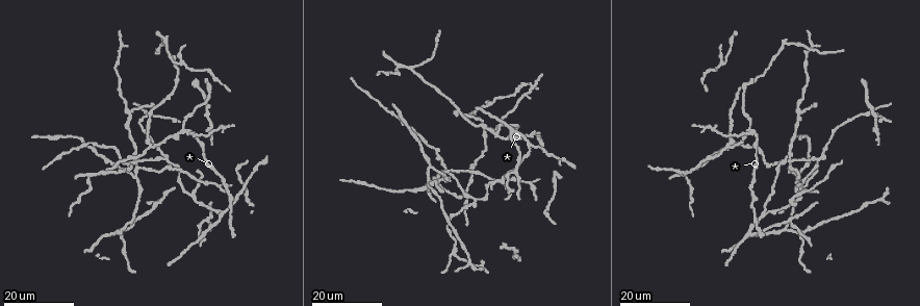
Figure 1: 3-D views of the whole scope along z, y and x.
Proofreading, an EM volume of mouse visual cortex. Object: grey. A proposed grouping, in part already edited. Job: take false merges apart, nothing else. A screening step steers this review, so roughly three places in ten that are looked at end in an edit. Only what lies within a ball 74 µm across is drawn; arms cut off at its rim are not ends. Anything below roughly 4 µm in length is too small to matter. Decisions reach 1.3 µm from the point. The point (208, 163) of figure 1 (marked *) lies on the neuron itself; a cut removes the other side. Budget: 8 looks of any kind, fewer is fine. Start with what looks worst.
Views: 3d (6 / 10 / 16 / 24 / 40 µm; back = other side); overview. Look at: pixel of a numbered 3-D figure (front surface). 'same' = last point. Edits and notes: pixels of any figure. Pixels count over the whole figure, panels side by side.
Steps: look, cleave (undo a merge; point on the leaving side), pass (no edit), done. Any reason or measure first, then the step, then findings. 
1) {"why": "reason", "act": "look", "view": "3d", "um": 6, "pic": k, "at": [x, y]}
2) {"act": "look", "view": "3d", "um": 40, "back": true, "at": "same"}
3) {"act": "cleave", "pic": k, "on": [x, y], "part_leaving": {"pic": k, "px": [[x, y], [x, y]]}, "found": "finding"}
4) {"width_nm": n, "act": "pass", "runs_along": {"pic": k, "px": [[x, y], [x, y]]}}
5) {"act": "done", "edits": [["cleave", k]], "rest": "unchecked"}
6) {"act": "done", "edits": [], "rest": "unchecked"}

{"why": "branch point", "act": "look", "view": "3d", "um": 24, "pic": 1, "at": [165, 161]}

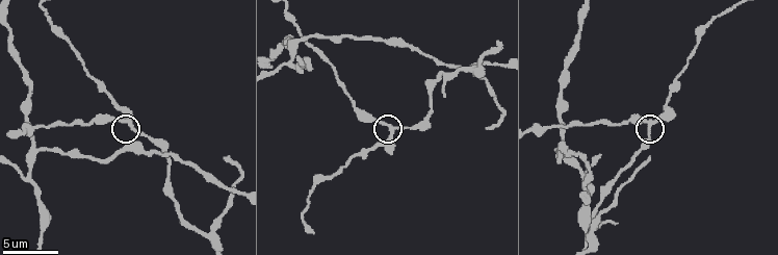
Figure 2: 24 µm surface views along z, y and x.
{"act": "look", "view": "3d", "um": 6, "pic": 2, "at": [130, 120]}

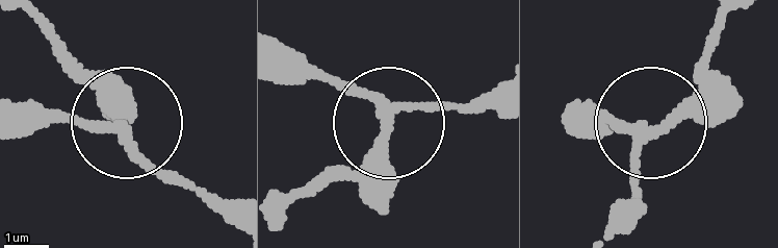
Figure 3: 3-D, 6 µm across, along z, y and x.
{"width_nm": 240, "act": "cleave", "pic": 3, "on": [108, 104], "part_leaving": {"pic": 3, "px": [[130, 141], [67, 118], [22, 118]]}, "found": "two neurons meet here"}

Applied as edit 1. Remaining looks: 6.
{"why": "arms part here", "act": "look", "view": "3d", "um": 24, "pic": 1, "at": [458, 109]}

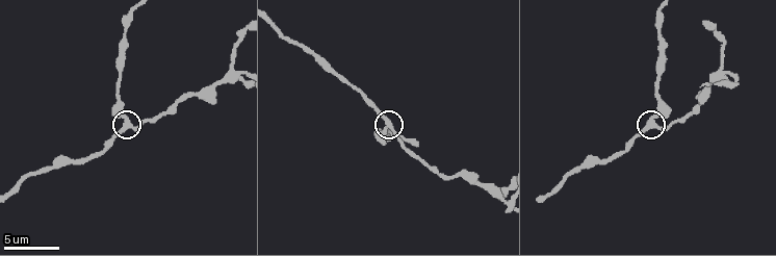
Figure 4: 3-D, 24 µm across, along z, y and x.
{"act": "look", "view": "3d", "um": 6, "pic": 4, "at": [128, 117]}

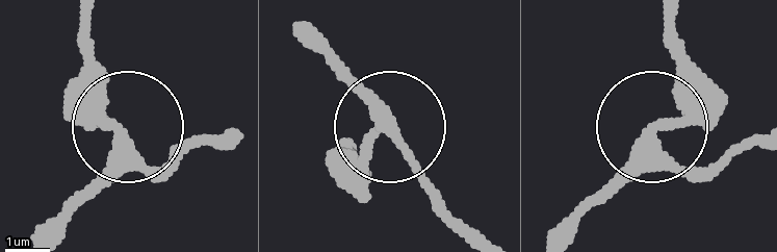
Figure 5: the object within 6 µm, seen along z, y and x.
{"act": "pass", "runs_along": {"pic": 5, "px": [[474, 238], [310, 41]]}, "found": "continuous, no second neuron"}

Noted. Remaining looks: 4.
{"act": "look", "view": "3d", "um": 24, "pic": 1, "at": [800, 238]}

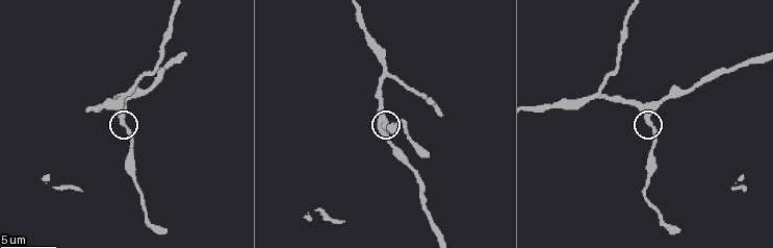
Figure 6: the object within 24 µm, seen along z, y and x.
{"why": "closer look", "act": "look", "view": "3d", "um": 6, "pic": 6, "at": [648, 117]}

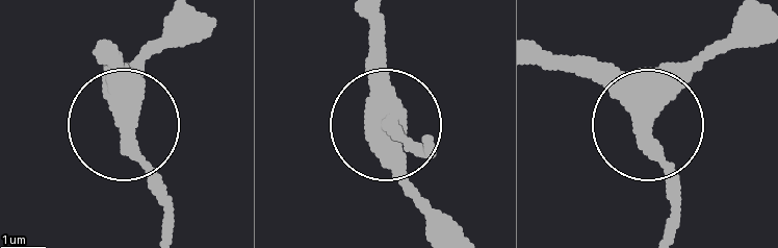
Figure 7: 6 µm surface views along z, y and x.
{"act": "look", "view": "3d", "um": 6, "back": true, "pic": 7, "at": [644, 125]}

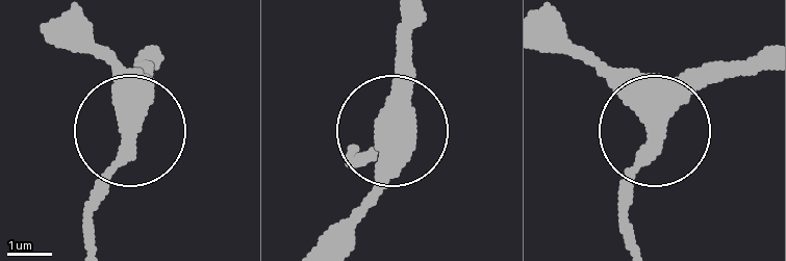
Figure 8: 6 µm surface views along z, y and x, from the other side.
{"width_nm": 430, "act": "pass", "runs_along": {"pic": 8, "px": [[763, 55], [707, 77], [662, 122], [622, 218]]}, "found": "one neuron here"}

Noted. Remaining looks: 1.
{"why": "four or more arms meet", "act": "look", "view": "3d", "um": 16, "pic": 4, "at": [232, 72]}

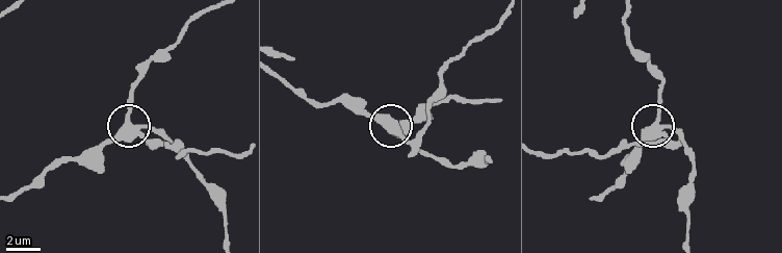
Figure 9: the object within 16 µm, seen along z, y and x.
{"arms": 4, "act": "cleave", "pic": 9, "on": [673, 148], "part_leaving": {"pic": 9, "px": [[663, 134], [666, 138], [600, 155], [563, 151], [542, 155]]}, "found": "two neurons meet here"}

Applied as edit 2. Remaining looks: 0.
{"act": "done", "edits": [["cleave", 3], ["cleave", 9]], "rest": "unchecked"}

